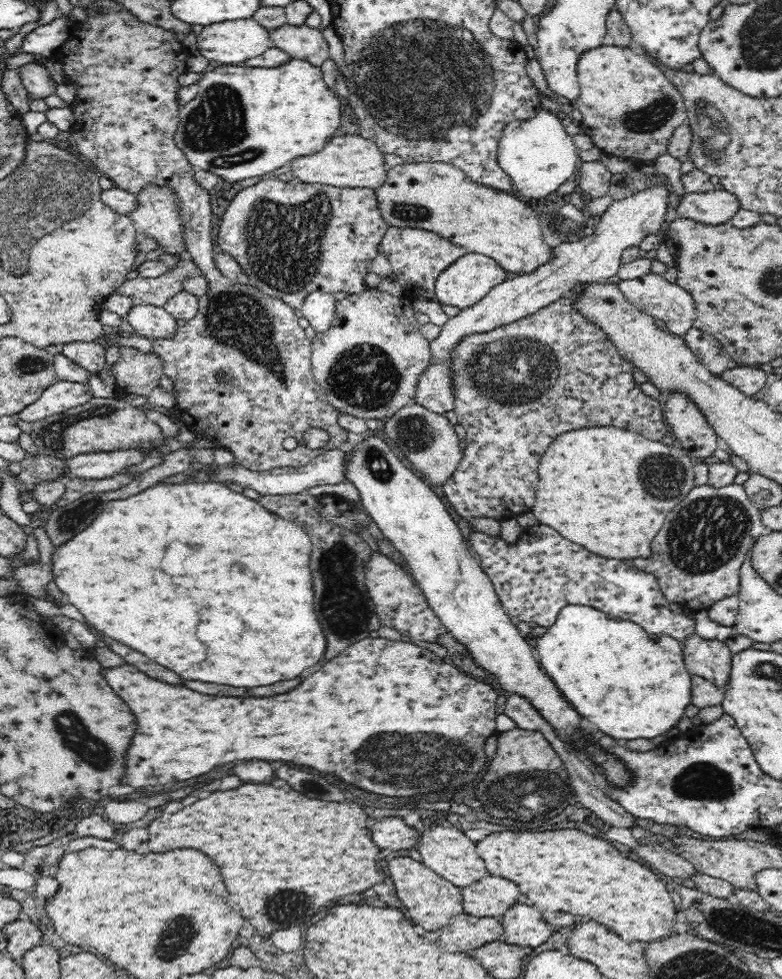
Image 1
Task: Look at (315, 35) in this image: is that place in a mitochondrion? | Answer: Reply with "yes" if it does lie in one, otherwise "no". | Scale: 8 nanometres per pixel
no

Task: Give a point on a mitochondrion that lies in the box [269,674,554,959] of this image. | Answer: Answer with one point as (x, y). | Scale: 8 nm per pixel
(404, 762)

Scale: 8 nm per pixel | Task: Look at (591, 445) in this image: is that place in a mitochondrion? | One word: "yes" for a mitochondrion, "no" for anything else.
no

